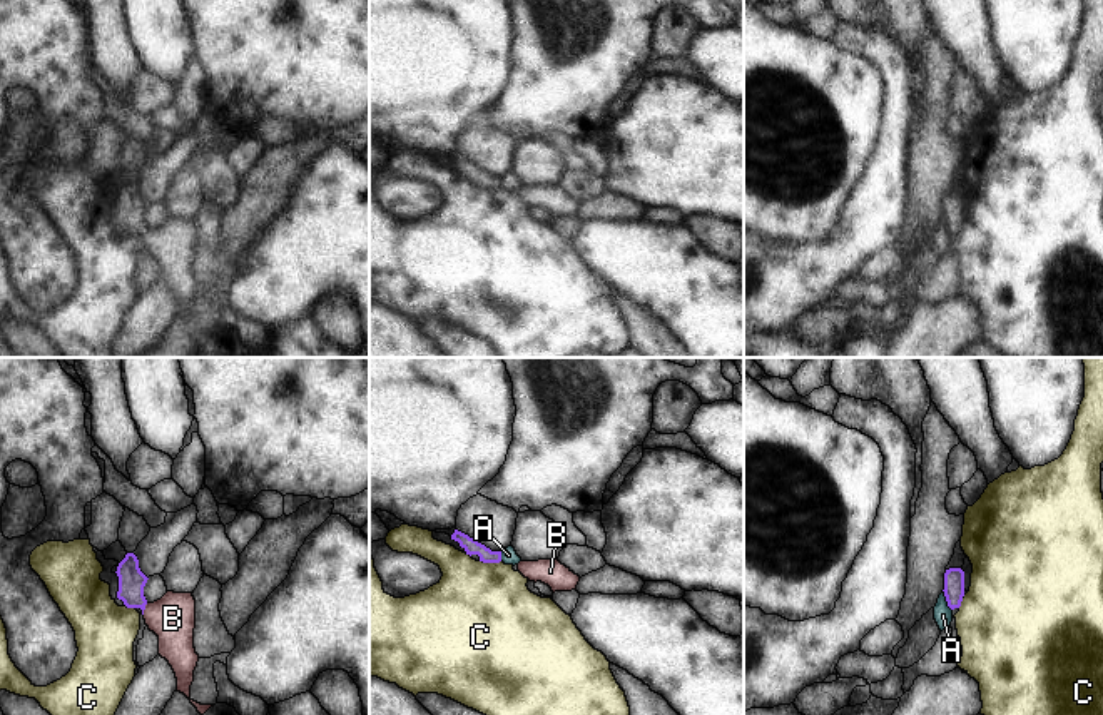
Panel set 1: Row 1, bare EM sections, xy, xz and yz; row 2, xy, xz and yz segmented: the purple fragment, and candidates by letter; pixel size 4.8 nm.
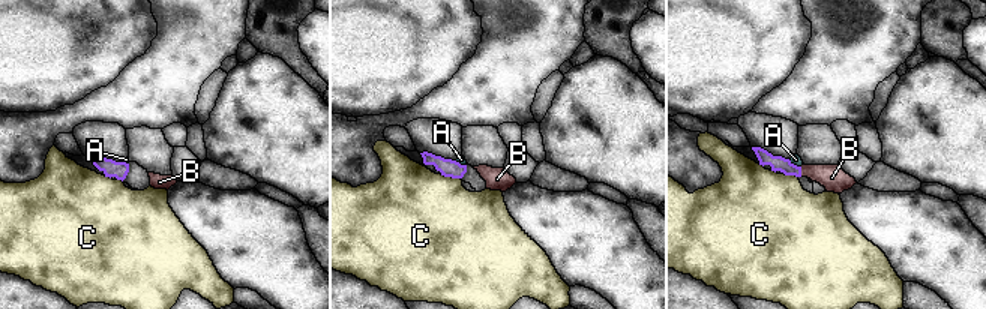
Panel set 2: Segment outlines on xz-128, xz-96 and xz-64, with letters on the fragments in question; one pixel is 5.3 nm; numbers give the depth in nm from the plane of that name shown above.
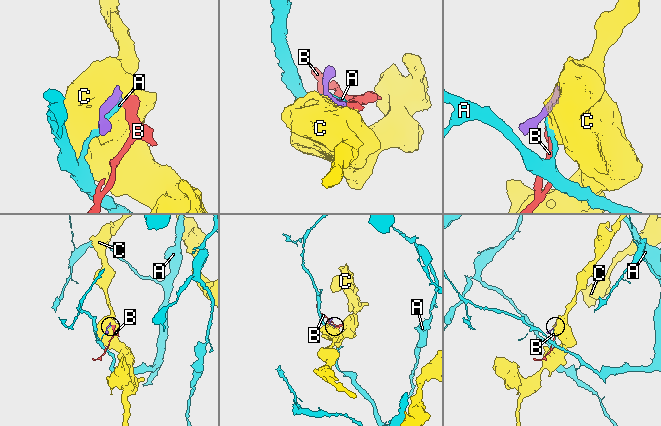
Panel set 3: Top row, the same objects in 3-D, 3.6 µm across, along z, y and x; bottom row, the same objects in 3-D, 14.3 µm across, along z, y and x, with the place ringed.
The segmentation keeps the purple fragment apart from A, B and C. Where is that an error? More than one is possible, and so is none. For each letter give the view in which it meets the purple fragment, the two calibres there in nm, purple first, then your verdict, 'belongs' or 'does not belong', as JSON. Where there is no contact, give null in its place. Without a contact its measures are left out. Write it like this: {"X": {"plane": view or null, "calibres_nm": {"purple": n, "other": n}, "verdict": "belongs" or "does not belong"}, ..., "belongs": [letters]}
{"A": {"plane": "yz", "calibres_nm": {"purple": 100, "other": 90}, "verdict": "does not belong"}, "B": {"plane": "xy", "calibres_nm": {"purple": 130, "other": 220}, "verdict": "belongs"}, "C": {"plane": "xz", "calibres_nm": {"purple": 80, "other": 480}, "verdict": "does not belong"}, "belongs": ["B"]}

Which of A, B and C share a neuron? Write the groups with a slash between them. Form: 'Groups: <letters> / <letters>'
Groups: A / B / C.

